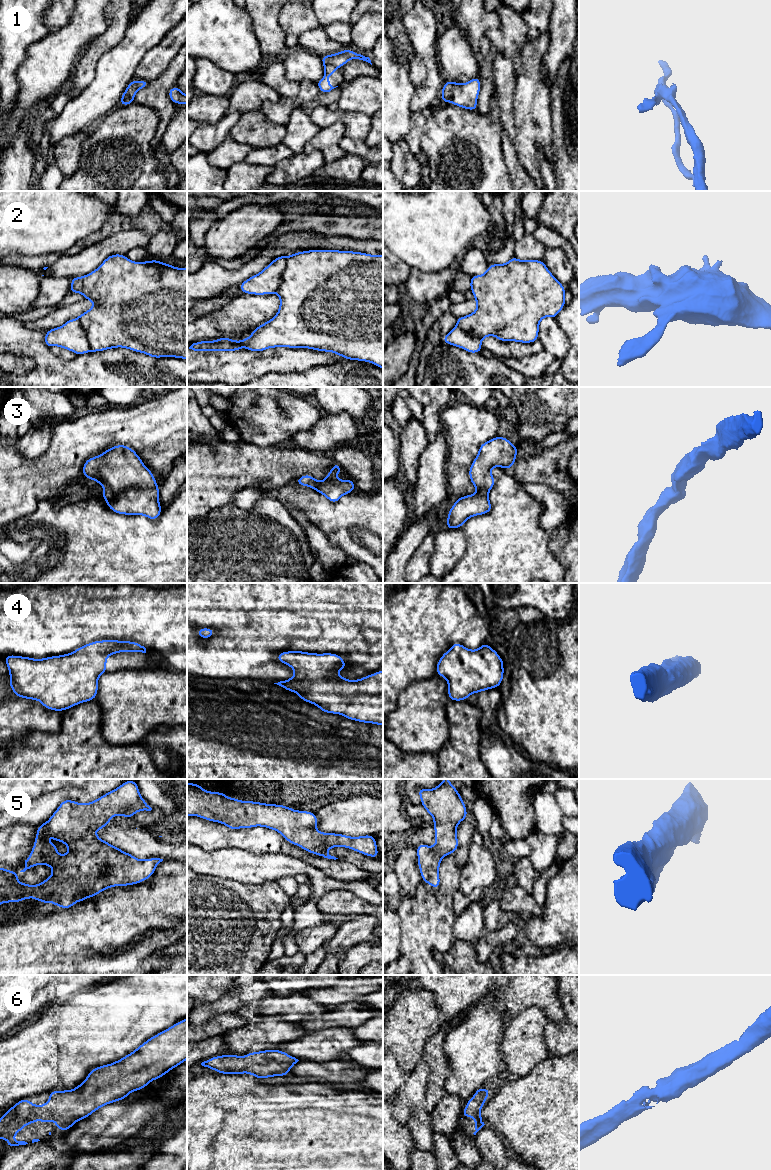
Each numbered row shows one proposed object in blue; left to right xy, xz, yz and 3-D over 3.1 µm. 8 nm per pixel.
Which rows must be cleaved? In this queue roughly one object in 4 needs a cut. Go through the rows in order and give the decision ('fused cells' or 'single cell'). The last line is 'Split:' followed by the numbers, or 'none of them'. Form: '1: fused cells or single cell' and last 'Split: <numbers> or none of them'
1: fused cells
2: fused cells
3: single cell
4: single cell
5: single cell
6: single cell
Split: 1, 2

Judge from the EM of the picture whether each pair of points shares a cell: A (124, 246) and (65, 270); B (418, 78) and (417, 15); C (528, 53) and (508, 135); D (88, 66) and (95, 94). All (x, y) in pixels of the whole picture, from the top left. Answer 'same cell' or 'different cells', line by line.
A: same cell
B: different cells
C: different cells
D: different cells

